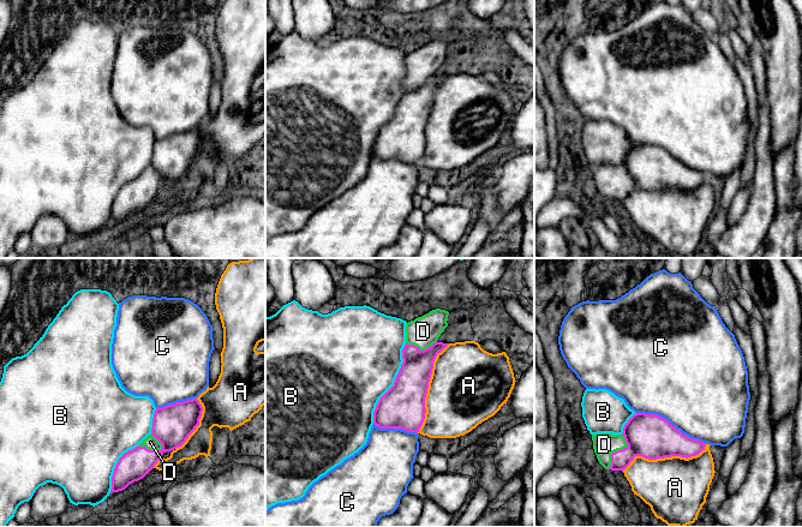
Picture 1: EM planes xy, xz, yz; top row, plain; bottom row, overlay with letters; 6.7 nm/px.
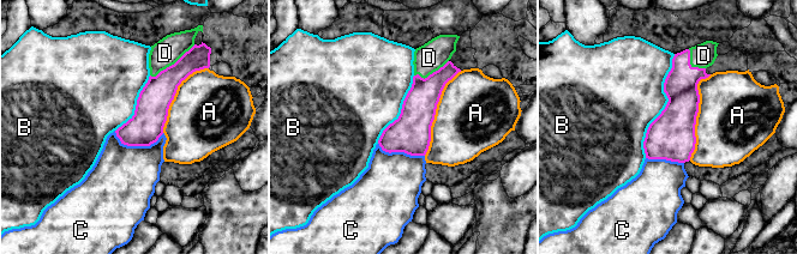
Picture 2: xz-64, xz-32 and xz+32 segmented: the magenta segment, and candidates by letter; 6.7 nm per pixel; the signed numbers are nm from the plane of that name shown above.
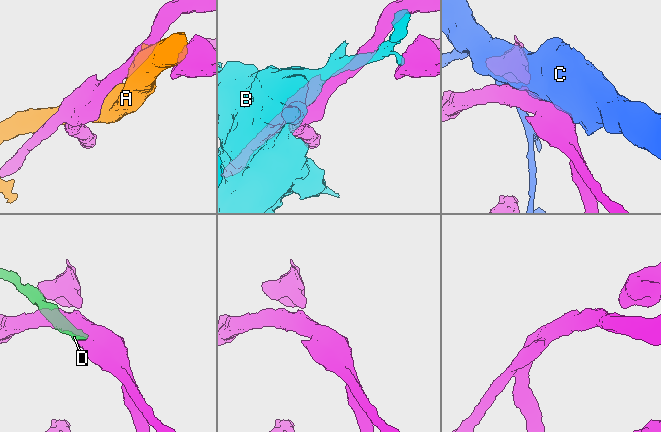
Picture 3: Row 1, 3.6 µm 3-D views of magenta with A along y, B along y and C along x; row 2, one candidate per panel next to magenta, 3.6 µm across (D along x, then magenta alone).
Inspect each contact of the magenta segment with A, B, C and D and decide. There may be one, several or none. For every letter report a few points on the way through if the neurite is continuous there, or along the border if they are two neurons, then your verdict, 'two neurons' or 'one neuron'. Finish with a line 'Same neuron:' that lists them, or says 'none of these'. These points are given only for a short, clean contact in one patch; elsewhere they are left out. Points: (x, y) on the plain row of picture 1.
A: two neurons
B: two neurons
C: two neurons
D: one neuron
Same neuron: D

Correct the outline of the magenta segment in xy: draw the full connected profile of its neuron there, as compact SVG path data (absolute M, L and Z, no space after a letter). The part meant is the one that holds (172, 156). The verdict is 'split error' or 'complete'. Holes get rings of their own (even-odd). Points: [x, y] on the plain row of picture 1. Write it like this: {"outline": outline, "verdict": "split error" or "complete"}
{"outline": "M197 130L156 139L151 164L118 192L112 208L112 223L125 221L143 210L166 182L181 178L199 156L203 138Z", "verdict": "split error"}

